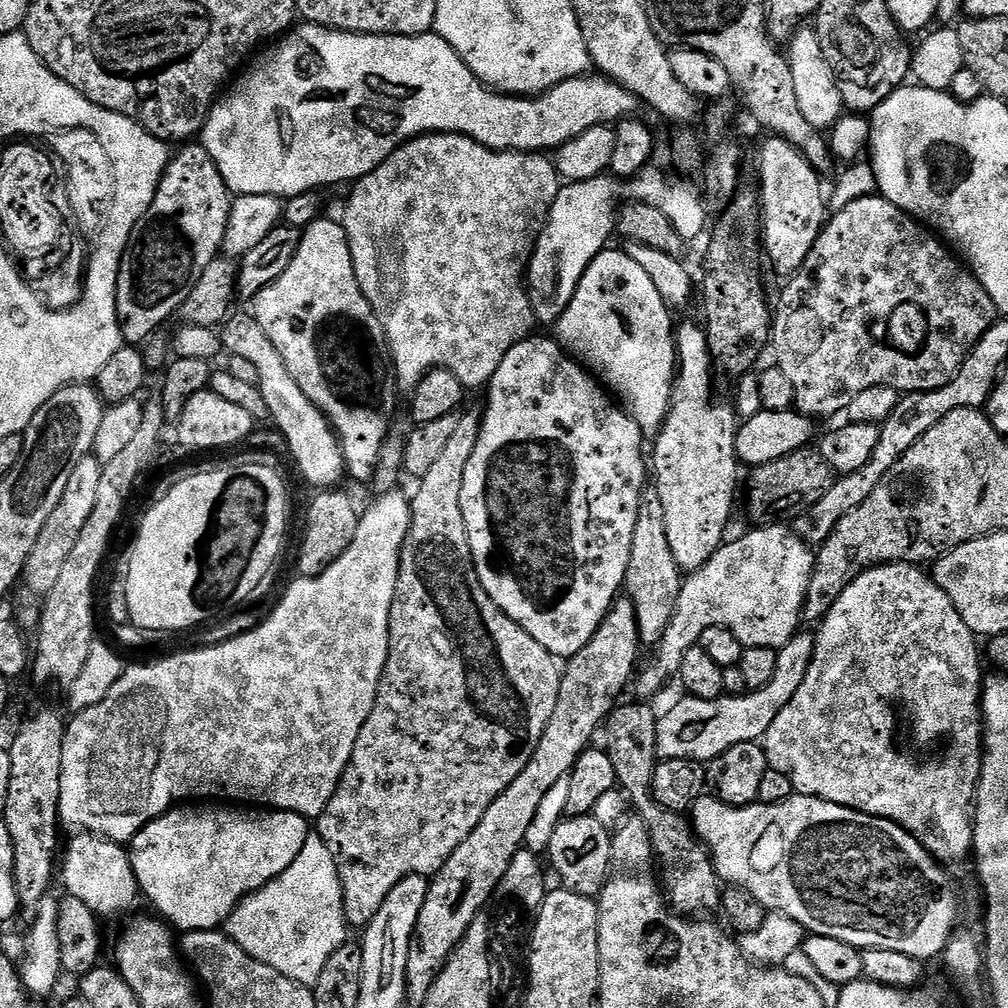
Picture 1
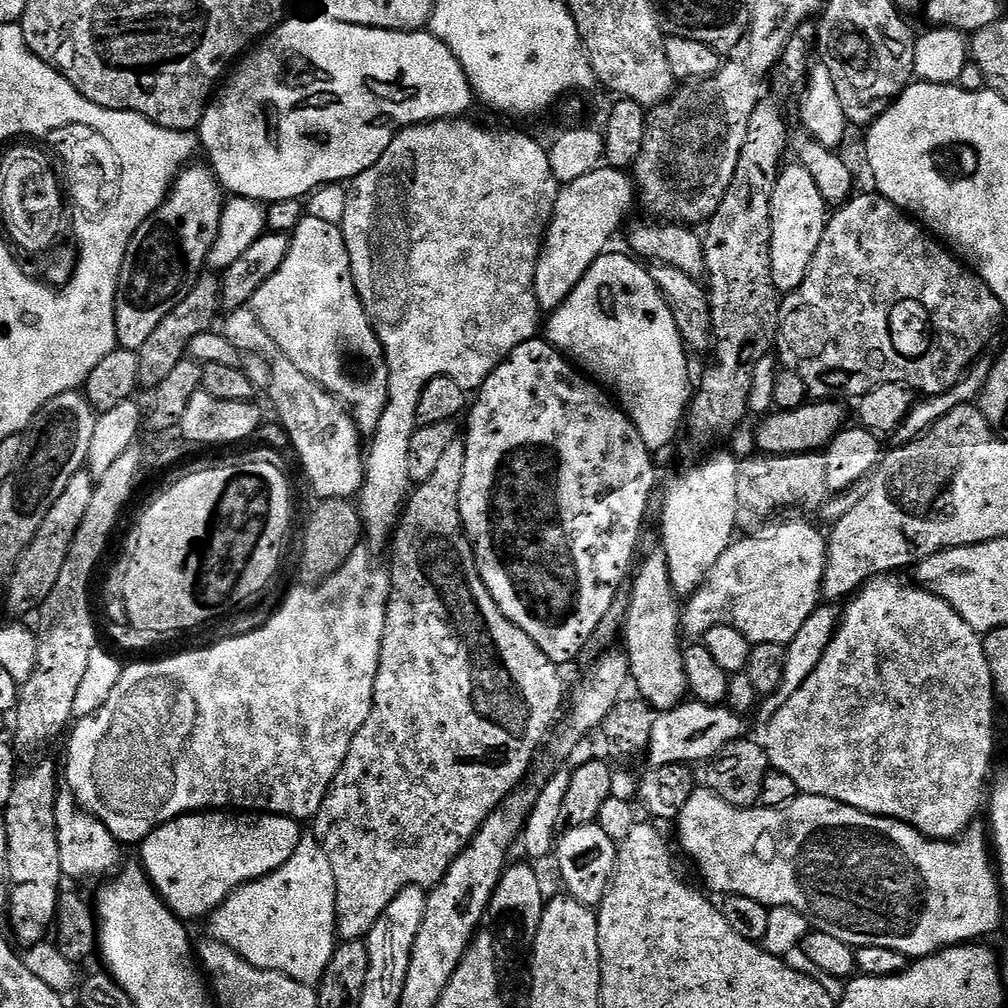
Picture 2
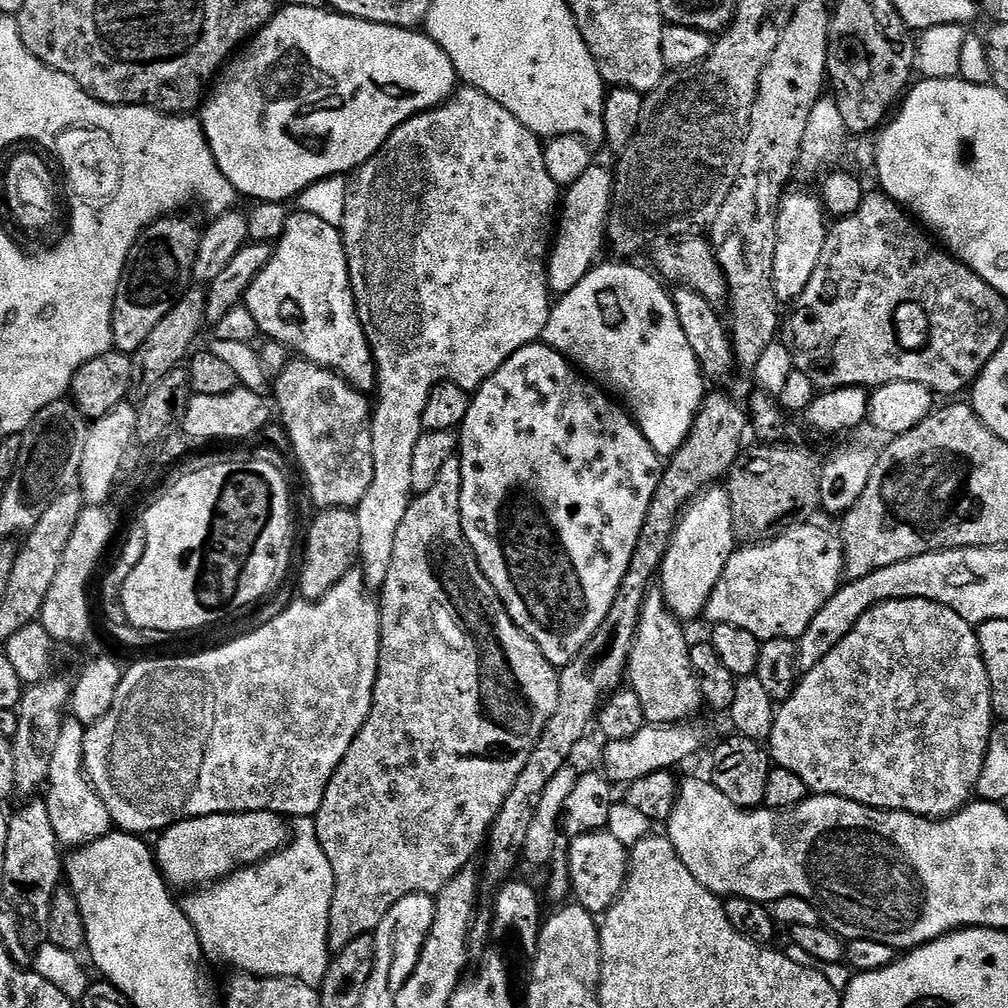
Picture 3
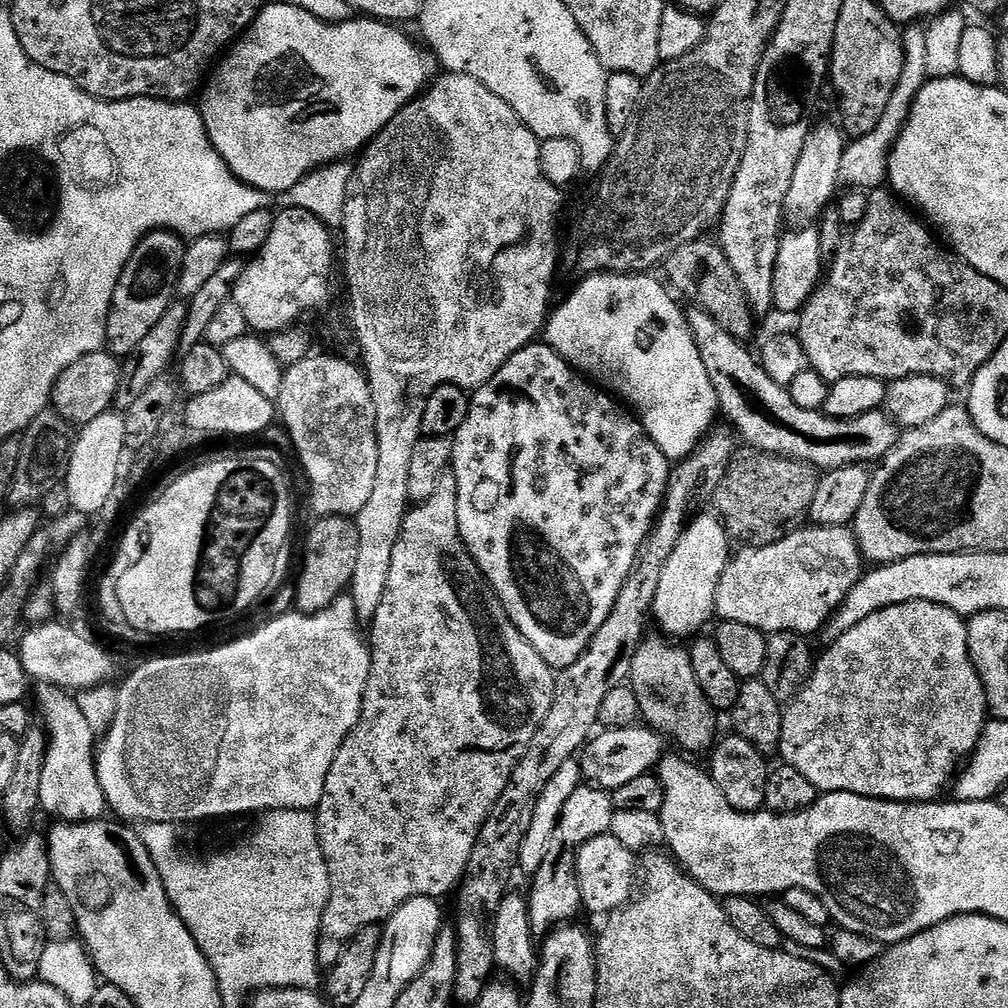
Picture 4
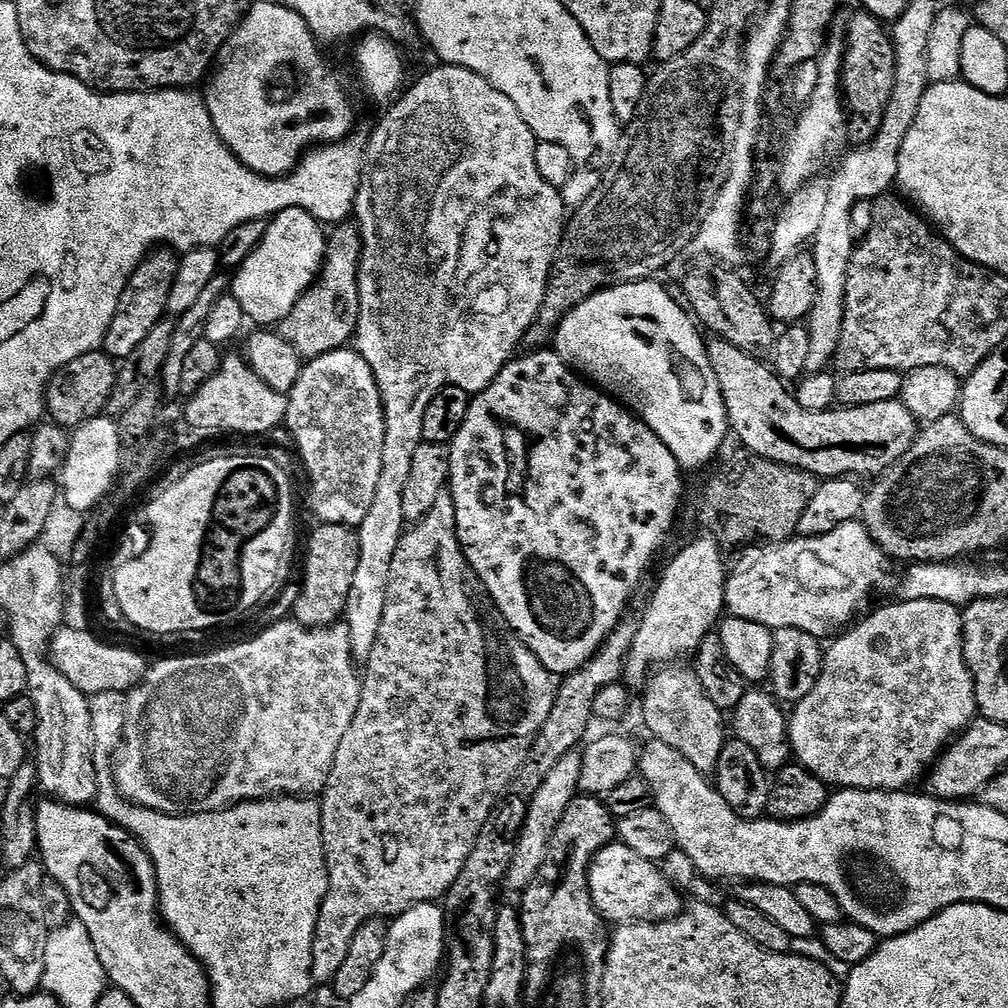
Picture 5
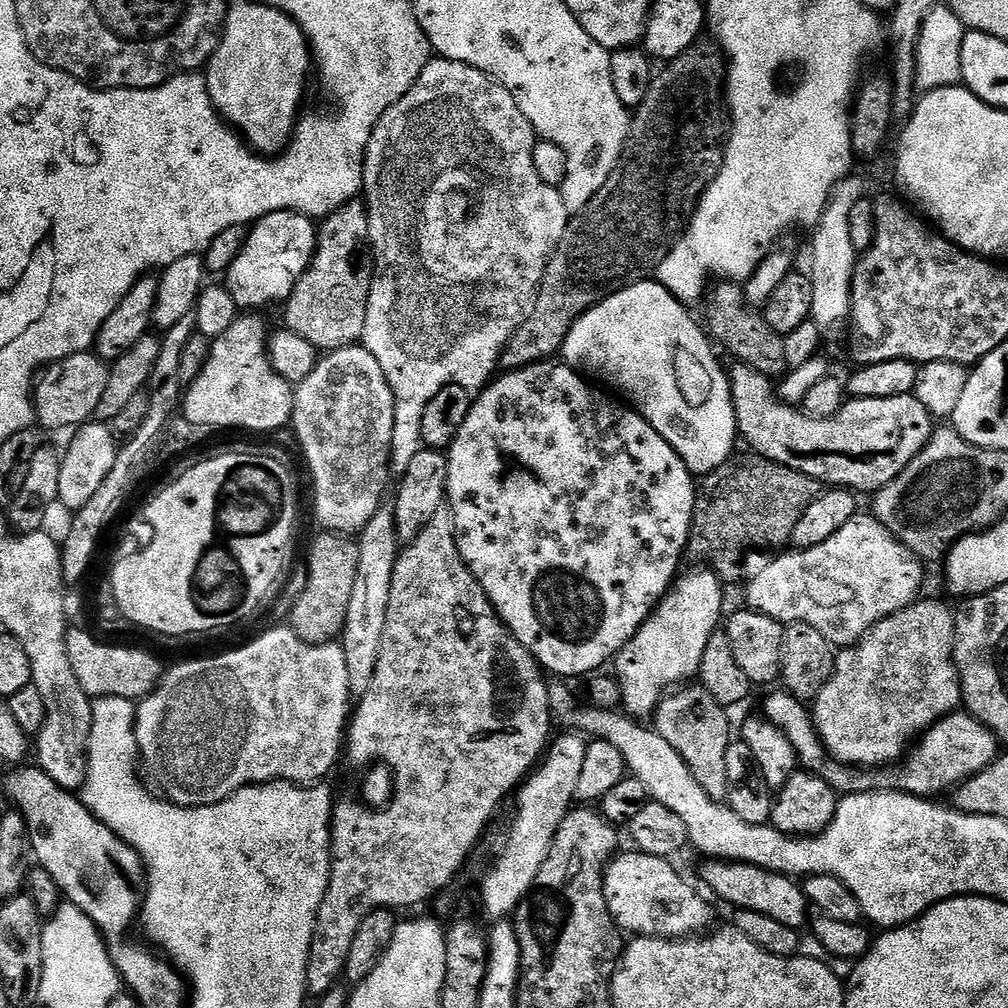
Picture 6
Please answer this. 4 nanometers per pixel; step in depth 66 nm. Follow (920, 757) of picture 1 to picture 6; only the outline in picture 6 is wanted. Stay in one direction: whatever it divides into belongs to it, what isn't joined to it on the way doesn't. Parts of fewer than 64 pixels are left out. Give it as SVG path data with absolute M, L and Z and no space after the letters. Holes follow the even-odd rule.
M921 599L919 602L912 604L902 612L895 612L894 615L880 620L857 644L841 647L836 652L836 665L832 671L832 676L826 682L826 686L822 686L822 690L810 704L812 724L815 726L817 734L820 735L825 753L835 763L851 766L856 770L880 770L885 766L895 765L905 759L910 745L917 737L927 732L929 728L932 728L938 721L943 720L945 716L951 716L961 707L960 679L958 678L956 663L952 657L954 630L956 629L956 618L953 609L948 609L946 605L939 604L936 600L923 600Z

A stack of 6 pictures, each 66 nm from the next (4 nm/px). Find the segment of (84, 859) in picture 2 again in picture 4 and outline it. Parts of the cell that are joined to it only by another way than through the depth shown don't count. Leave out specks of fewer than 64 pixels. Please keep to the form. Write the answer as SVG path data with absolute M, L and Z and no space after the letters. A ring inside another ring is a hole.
M42 684L35 689L34 700L40 703L42 727L48 734L48 749L42 768L40 806L43 815L65 824L87 824L105 815L104 791L96 773L97 733L82 715L80 701L71 691ZM37 691L37 692L36 692Z

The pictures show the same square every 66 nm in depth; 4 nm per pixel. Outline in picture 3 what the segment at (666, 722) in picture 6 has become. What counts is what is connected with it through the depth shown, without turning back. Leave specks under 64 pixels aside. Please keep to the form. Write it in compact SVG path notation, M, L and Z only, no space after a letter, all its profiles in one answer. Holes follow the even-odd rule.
M649 590L646 602L642 602L638 630L630 650L626 673L630 690L638 694L642 701L644 719L649 725L688 722L702 708L698 682L690 666L690 639L684 633L684 628L685 625L668 611L663 592Z

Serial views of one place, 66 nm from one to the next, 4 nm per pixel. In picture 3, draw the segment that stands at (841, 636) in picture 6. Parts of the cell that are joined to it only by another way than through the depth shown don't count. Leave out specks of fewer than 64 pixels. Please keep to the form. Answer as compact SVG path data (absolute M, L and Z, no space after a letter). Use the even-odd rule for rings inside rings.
M816 522L792 524L763 542L737 547L736 551L732 553L730 562L726 562L726 570L722 570L722 576L718 578L714 592L710 594L710 602L704 607L703 619L709 620L709 625L712 626L725 624L726 626L738 626L741 630L750 630L750 634L754 634L754 638L758 638L761 642L765 640L799 641L801 634L806 630L806 626L810 626L810 622L814 620L814 614L818 614L818 610L822 610L822 606L826 606L826 602L830 602L830 598L839 590L844 579L844 546L840 542L839 535L835 531L827 532L826 529L819 528Z

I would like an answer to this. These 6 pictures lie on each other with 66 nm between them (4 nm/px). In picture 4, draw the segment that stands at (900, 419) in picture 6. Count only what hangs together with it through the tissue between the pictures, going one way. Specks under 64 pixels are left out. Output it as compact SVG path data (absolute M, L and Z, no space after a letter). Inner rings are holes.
M695 306L687 309L688 329L694 338L694 346L698 346L698 355L706 365L706 374L710 374L710 382L714 385L714 394L718 394L719 411L729 425L738 433L739 439L749 444L749 449L766 452L770 456L782 456L785 460L801 460L811 464L817 470L831 470L845 468L851 464L865 466L875 465L884 459L898 439L898 425L883 411L867 412L853 420L835 420L832 416L825 416L823 411L802 409L794 404L789 389L785 385L774 382L770 374L760 365L755 355L748 353L748 344L735 340L710 314Z

